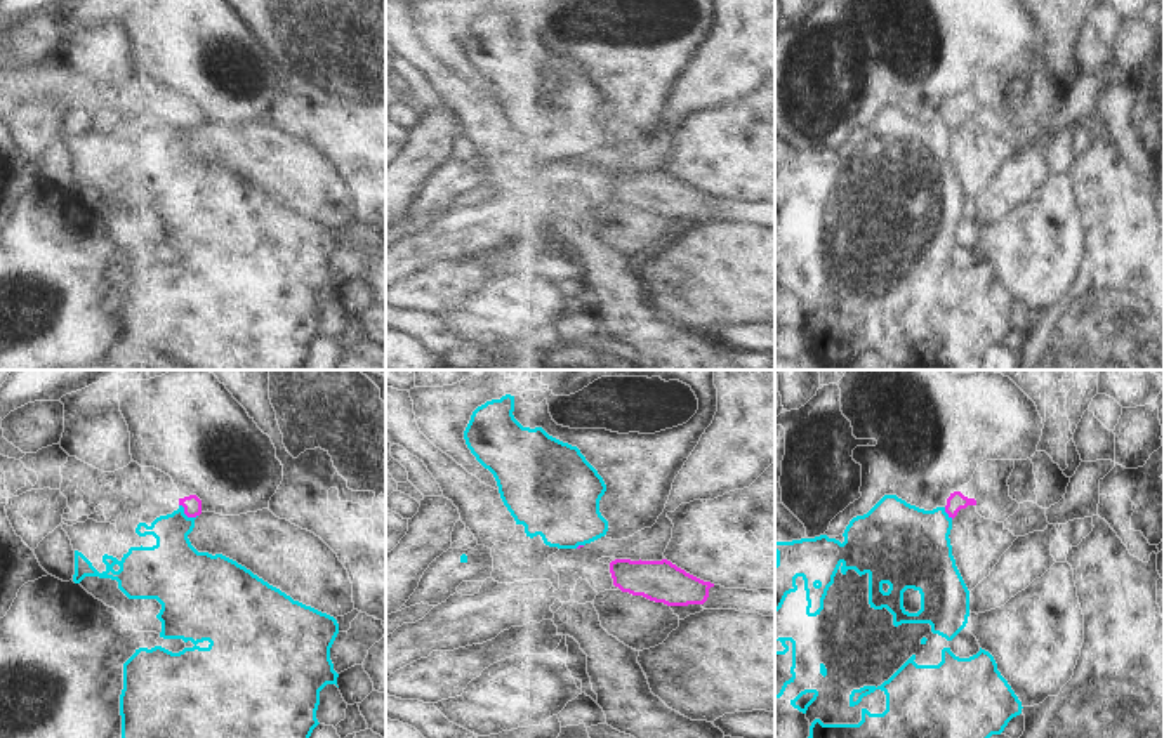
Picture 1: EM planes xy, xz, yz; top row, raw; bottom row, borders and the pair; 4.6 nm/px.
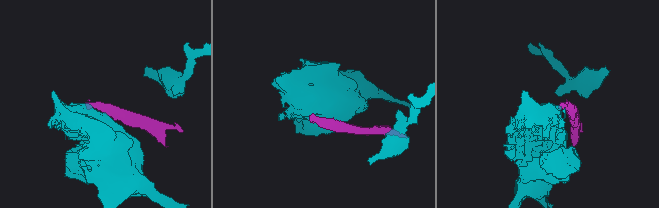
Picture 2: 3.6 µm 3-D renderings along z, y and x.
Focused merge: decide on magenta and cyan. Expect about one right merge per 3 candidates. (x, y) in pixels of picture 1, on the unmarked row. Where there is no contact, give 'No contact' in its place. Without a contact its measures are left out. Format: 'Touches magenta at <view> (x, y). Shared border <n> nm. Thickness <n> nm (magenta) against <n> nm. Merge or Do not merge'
Touches magenta at xy (186, 125). Shared border 110 nm. Thickness 90 nm (magenta) against 260 nm. Do not merge.

